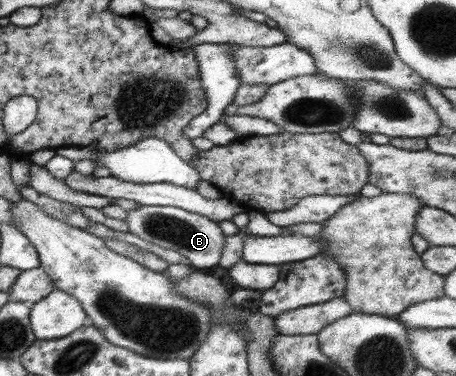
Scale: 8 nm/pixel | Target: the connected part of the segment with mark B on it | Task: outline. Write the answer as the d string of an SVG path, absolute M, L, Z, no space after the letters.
M137 205L137 208L127 213L127 218L124 220L127 223L127 232L141 240L153 243L163 249L173 249L173 252L185 257L191 266L199 269L217 265L219 262L225 236L213 221L171 206Z

